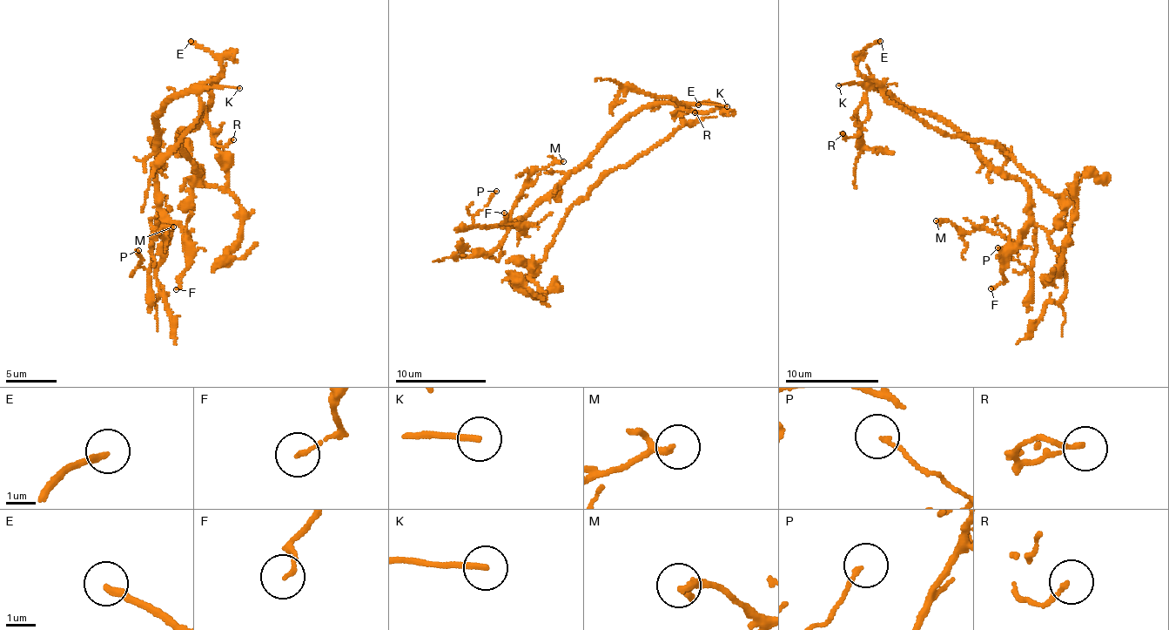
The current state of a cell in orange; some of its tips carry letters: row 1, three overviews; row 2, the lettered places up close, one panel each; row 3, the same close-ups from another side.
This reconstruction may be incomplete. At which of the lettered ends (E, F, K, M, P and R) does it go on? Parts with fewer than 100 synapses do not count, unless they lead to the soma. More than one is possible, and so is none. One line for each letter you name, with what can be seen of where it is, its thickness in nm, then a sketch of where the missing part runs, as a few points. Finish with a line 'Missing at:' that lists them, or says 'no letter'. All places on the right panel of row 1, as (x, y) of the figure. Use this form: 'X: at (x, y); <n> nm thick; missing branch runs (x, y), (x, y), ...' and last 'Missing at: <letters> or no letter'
E: at (880, 41); 200 nm thick; missing branch runs (880, 41), (907, 42), (904, 59), (954, 102), (898, 183), (895, 146), (930, 79), (923, 31), (901, 18)
Missing at: E

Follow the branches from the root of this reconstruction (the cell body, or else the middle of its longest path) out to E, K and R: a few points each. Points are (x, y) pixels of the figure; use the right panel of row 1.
E: (876, 88), (869, 87), (870, 80), (858, 73), (856, 64), (863, 50), (880, 41)
K: (876, 88), (865, 89), (856, 83), (838, 85)
R: (876, 88), (869, 87), (866, 93), (868, 117), (861, 130), (844, 138), (843, 133)

